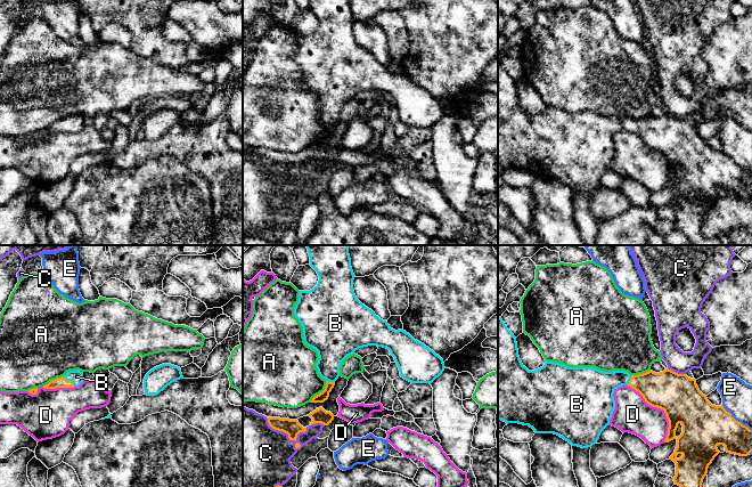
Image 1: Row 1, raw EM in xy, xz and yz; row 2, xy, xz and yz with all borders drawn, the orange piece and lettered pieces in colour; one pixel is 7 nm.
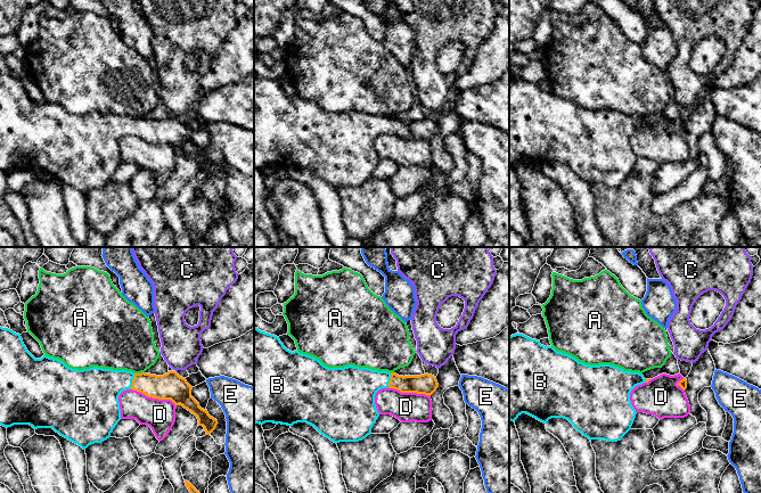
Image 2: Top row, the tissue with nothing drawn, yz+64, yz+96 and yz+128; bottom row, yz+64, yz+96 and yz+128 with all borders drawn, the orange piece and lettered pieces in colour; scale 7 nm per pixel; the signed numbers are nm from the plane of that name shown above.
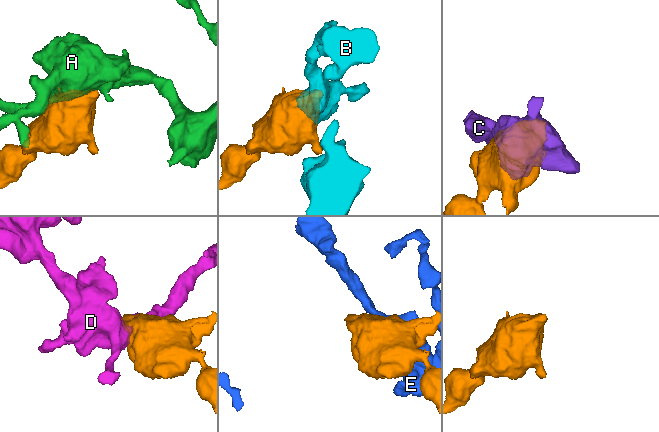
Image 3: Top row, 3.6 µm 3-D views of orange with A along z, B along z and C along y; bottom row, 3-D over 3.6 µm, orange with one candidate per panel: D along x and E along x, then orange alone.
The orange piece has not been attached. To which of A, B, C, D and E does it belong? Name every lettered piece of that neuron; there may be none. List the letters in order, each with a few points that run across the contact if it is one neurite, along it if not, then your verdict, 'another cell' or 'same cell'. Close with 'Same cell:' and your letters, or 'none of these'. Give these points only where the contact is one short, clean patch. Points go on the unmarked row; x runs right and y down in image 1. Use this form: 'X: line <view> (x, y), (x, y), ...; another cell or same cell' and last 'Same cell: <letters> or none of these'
A: another cell
B: line xy (59, 127), (70, 126), (76, 121); same cell
C: another cell
D: another cell
E: another cell
Same cell: B

